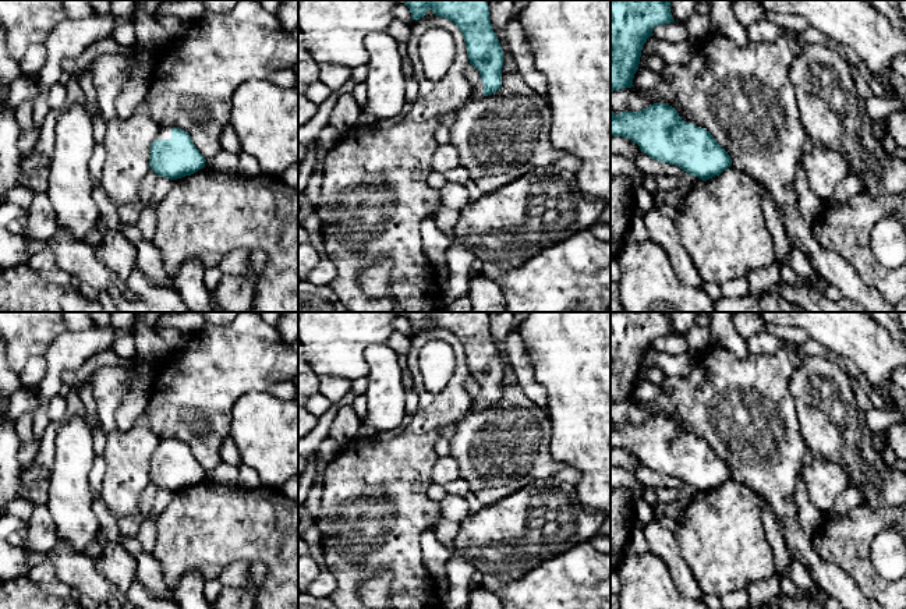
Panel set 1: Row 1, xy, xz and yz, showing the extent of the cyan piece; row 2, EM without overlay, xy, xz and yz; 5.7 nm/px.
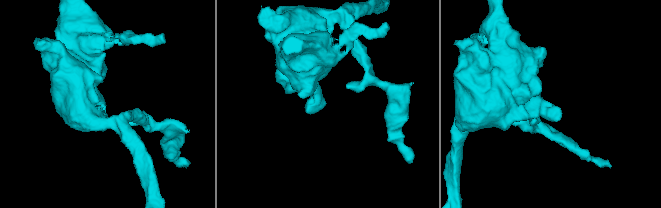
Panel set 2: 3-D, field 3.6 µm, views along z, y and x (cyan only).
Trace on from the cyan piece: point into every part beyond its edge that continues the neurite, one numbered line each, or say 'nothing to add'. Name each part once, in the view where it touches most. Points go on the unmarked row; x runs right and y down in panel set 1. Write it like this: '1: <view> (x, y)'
1: xy (165, 445)

